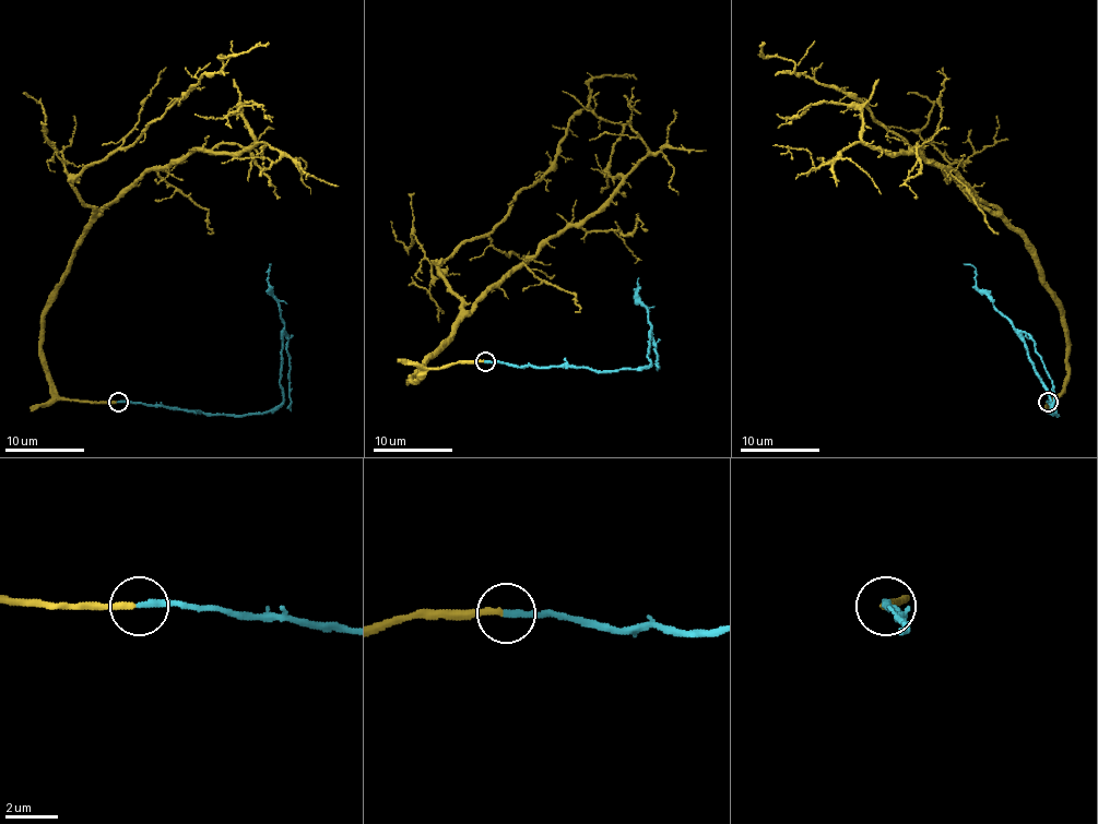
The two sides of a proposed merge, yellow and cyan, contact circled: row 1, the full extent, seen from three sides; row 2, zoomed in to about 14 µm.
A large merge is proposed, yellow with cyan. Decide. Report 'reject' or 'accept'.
accept

